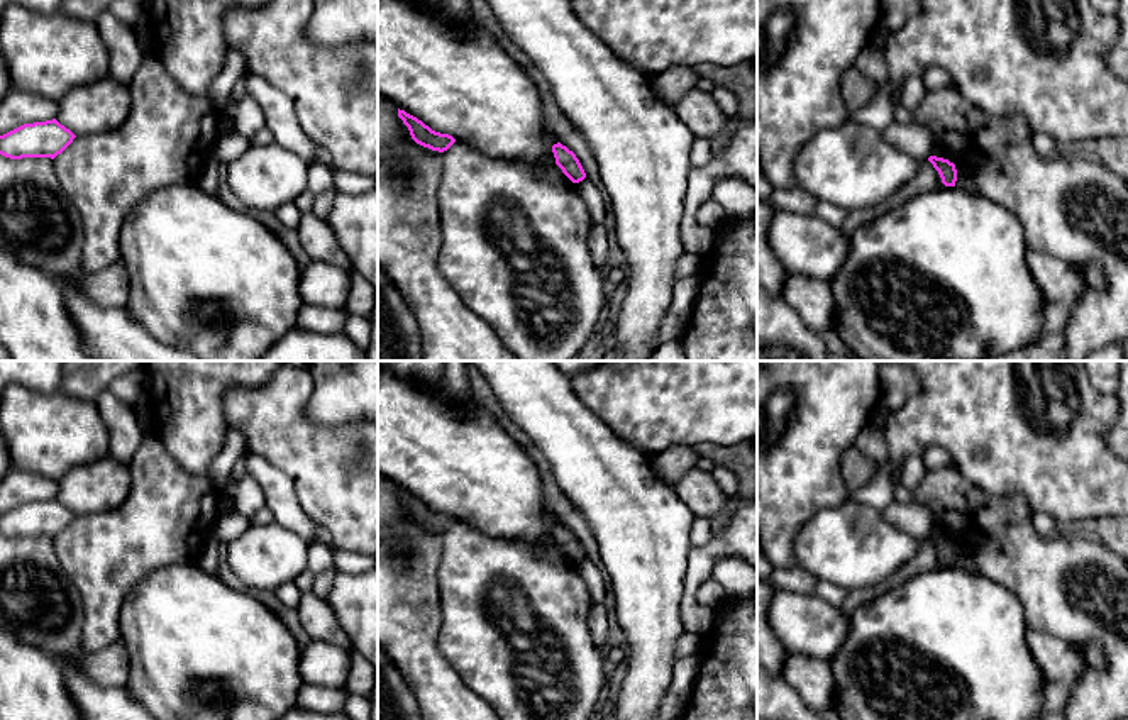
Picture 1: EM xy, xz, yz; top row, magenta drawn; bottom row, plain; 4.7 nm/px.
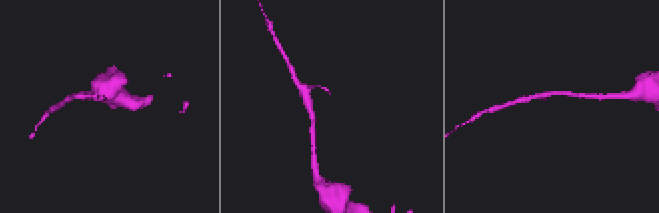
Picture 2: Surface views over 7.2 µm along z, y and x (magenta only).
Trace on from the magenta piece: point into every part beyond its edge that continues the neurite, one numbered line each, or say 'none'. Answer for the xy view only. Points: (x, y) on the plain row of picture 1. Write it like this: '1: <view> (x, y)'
none

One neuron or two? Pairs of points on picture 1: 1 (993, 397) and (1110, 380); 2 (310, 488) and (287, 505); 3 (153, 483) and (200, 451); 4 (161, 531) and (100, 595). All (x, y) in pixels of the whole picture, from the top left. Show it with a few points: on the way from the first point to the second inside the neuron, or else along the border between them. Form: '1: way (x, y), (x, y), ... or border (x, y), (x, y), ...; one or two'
1: border (1086, 378), (1096, 390), (1110, 395); two
2: border (273, 465), (290, 480), (300, 509), (312, 522); two
3: border (153, 437), (185, 470), (209, 478); two
4: way (146, 546), (112, 580); one

